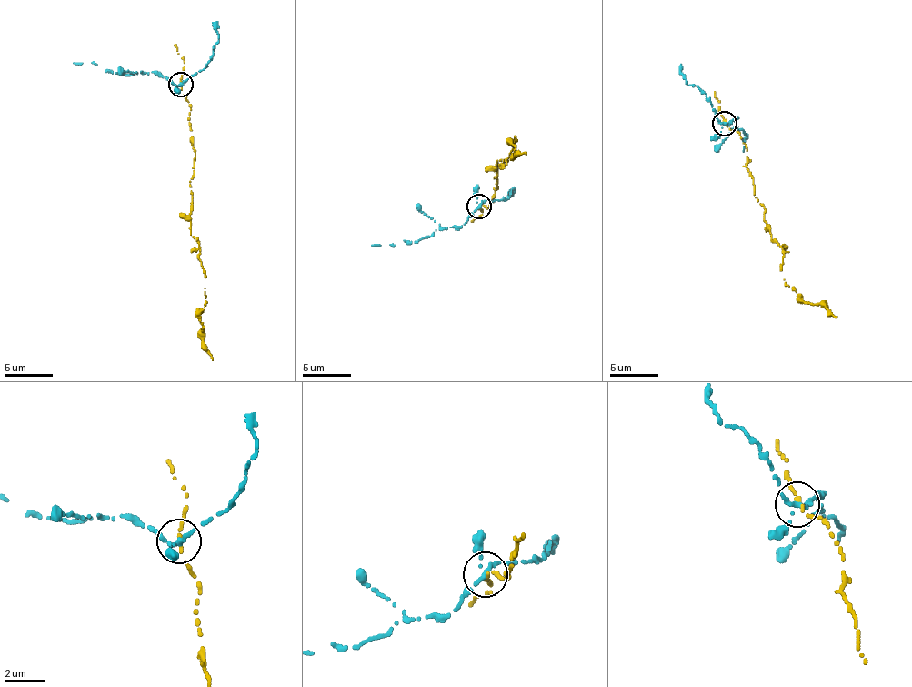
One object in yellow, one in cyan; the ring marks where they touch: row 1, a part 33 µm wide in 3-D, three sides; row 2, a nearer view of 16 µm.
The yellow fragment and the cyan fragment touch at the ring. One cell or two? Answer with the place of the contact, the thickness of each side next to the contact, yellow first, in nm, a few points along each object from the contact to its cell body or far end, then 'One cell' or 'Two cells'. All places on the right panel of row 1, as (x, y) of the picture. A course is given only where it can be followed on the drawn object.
Place: (725, 123). Thickness 170 nm (yellow) against 240 nm. Course of yellow: (726, 124), (746, 145), (748, 176), (766, 210), (770, 240), (780, 245), (786, 285), (837, 317). Course of cyan: (724, 124), (735, 118), (735, 126), (746, 133), (744, 152). Two cells

